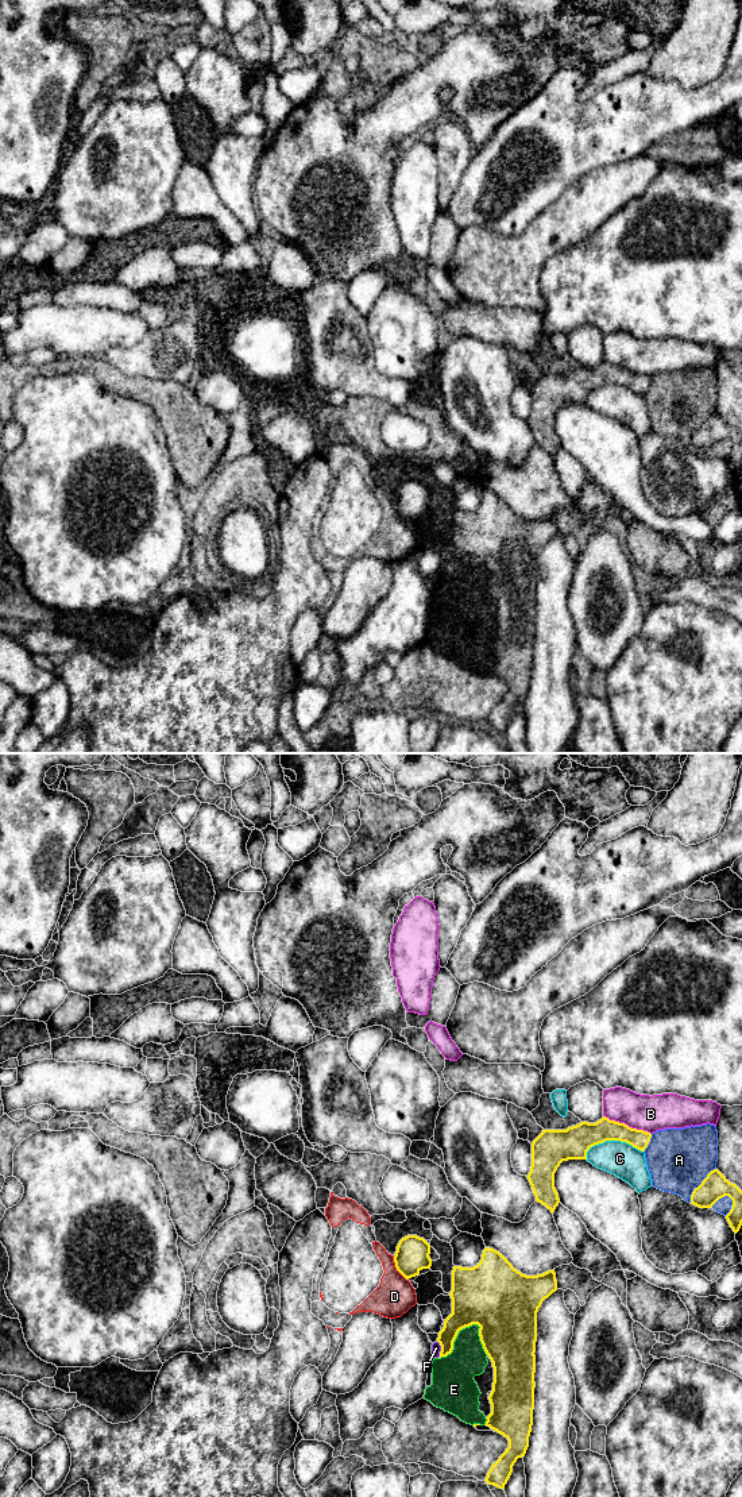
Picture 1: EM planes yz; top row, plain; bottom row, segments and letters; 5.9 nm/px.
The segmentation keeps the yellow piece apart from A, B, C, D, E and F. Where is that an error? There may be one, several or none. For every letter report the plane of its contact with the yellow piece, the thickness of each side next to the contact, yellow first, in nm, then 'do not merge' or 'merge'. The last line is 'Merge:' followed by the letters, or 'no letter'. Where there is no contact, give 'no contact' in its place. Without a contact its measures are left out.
A: yz | 160/380 nm | do not merge
B: yz | 150/220 nm | do not merge
C: yz | 190/200 nm | do not merge
D: yz | 200/240 nm | do not merge
E: yz | 300/260 nm | do not merge
F: yz | 160/60 nm | do not merge
Merge: no letter

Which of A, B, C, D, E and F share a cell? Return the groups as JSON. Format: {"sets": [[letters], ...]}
{"sets": [["A"], ["B"], ["C"], ["D"], ["E", "F"]]}

